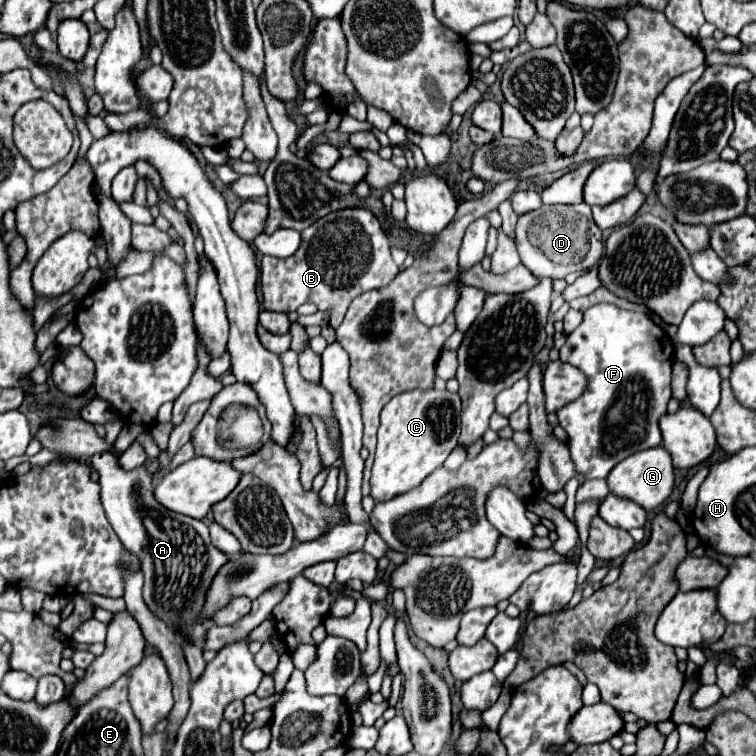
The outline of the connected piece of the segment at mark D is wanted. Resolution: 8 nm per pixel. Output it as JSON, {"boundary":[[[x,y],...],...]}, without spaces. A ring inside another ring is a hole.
{"boundary":[[[581,202],[573,206],[541,206],[535,212],[527,212],[519,216],[515,226],[515,244],[521,256],[521,264],[531,270],[535,278],[565,278],[571,272],[597,266],[603,254],[603,236],[591,216],[591,206]],[[537,224],[537,226],[535,226]],[[537,232],[537,238],[535,238]],[[587,252],[587,260],[585,260]]]}

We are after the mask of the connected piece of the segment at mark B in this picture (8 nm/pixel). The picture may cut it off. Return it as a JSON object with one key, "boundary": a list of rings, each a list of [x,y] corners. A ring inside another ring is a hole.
{"boundary":[[[367,208],[339,210],[329,216],[319,218],[317,222],[313,222],[309,228],[303,230],[301,246],[293,256],[289,256],[289,258],[263,256],[261,266],[259,266],[263,308],[287,312],[287,310],[291,310],[291,306],[297,306],[297,302],[313,302],[313,304],[317,304],[319,310],[331,310],[331,326],[337,328],[353,298],[357,298],[359,294],[363,294],[367,290],[387,286],[395,278],[397,272],[399,272],[399,266],[391,260],[387,236],[385,236],[379,220],[375,218],[375,214]]]}

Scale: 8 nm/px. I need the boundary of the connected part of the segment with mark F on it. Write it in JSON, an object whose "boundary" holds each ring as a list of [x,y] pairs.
{"boundary":[[[597,304],[585,312],[583,322],[567,336],[567,342],[559,350],[559,354],[563,362],[581,368],[583,374],[589,378],[587,392],[579,400],[563,406],[557,412],[561,428],[571,438],[569,450],[579,476],[583,476],[585,480],[606,478],[609,470],[623,458],[639,450],[653,448],[661,442],[657,422],[667,412],[667,402],[672,395],[673,342],[663,328],[653,324],[647,314],[621,310],[615,304]]]}

